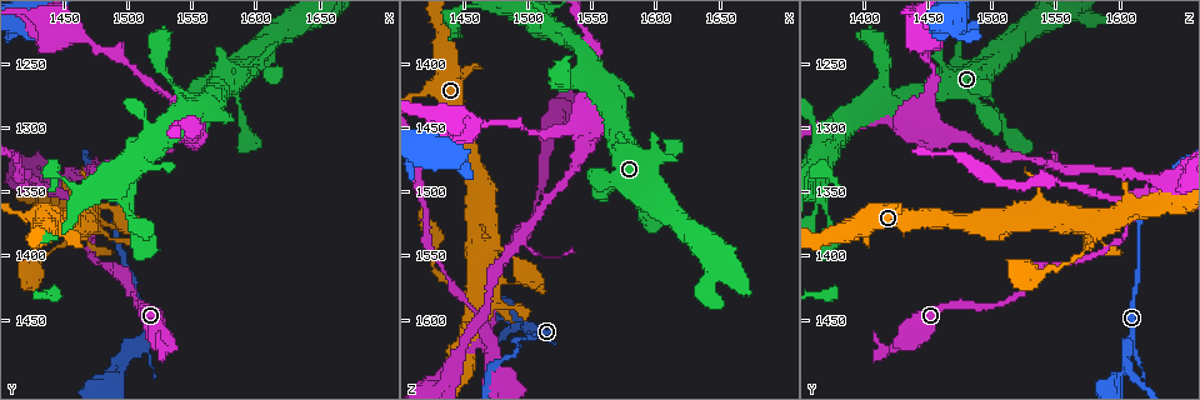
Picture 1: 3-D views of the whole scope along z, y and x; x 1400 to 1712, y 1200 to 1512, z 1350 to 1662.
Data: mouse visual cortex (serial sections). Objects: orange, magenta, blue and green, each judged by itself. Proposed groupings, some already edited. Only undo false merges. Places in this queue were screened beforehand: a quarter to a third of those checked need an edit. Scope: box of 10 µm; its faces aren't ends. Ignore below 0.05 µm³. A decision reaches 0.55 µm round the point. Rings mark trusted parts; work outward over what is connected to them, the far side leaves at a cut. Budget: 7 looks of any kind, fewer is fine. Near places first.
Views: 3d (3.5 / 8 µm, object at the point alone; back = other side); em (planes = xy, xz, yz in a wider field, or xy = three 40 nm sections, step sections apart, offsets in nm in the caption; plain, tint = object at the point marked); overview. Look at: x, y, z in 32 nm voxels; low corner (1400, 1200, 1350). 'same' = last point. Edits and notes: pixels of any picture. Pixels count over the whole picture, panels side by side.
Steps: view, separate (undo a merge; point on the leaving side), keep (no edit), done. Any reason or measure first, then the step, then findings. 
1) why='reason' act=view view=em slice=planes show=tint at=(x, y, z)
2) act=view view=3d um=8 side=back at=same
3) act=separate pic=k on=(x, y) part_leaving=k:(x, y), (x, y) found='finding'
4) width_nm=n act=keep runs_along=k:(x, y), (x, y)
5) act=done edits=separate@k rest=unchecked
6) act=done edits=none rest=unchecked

why='a fork' act=view view=3d um=3.5 at=(1492, 1482, 1606)

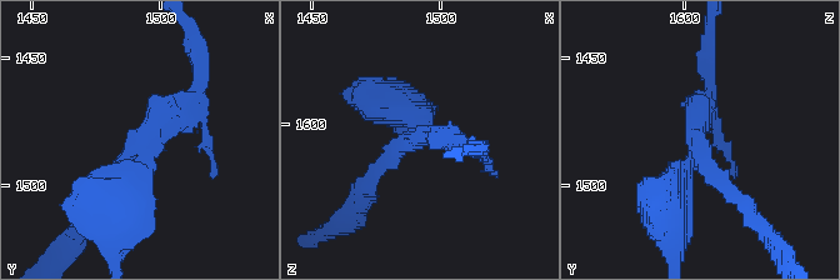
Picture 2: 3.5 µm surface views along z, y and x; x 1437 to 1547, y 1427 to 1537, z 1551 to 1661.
act=view view=em slice=xy step=1 show=tint at=(1494, 1482, 1604)

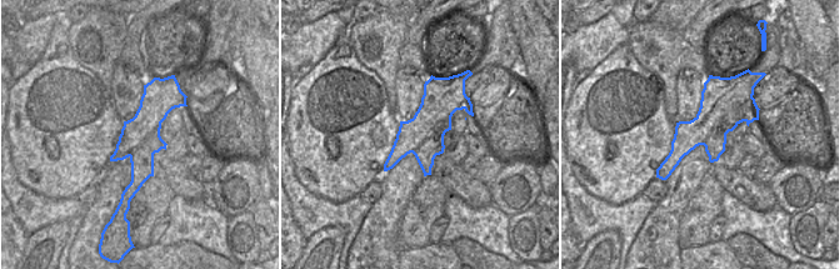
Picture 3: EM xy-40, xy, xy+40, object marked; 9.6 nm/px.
arm_widths_nm=150,200,350 act=separate pic=2 on=(725, 174) found='two cells meet here'

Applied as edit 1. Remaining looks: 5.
why='redraw' act=view view=overview

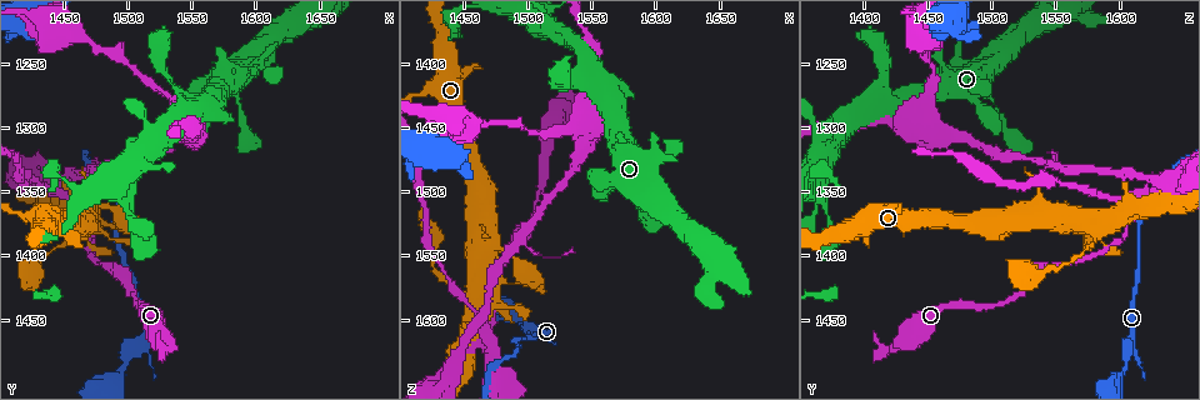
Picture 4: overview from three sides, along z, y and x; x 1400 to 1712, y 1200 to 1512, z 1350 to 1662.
why='looks like a crossing' act=view view=3d um=8 at=(1462, 1362, 1618)

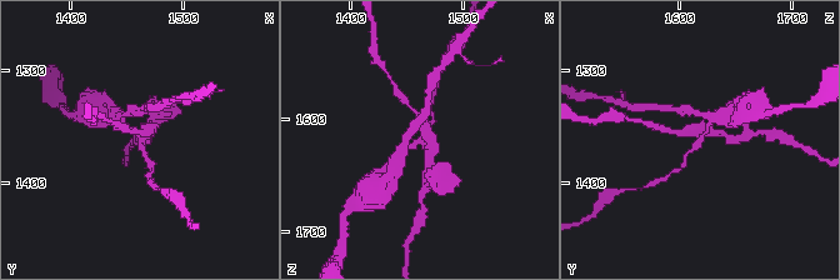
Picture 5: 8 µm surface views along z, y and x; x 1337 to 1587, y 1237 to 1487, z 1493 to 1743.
why='closer look' act=view view=3d um=3.5 at=same

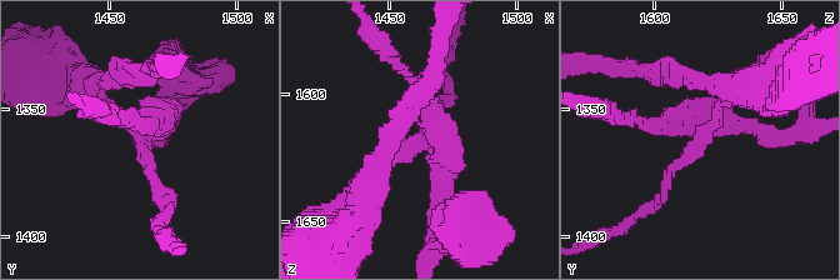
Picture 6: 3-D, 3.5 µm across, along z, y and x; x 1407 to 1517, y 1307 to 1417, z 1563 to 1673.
arms=4 arm_widths_nm=150,200,200,250 act=view view=em slice=planes show=tint at=(1463, 1363, 1618)

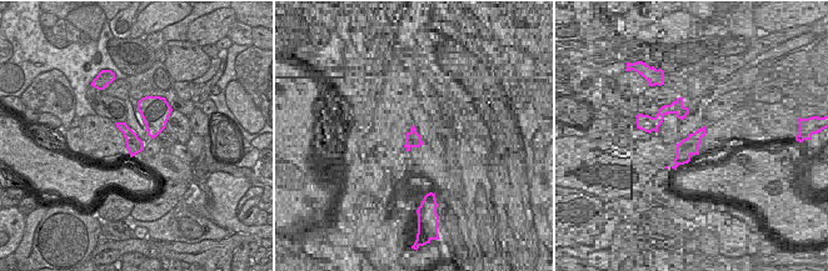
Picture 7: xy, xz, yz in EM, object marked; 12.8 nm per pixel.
act=separate pic=6 on=(440, 119) part_leaving=6:(703, 119), (626, 123) found='two cells meet here'

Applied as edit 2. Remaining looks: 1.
act=done edits=separate@2,separate@6 rest=unchecked

